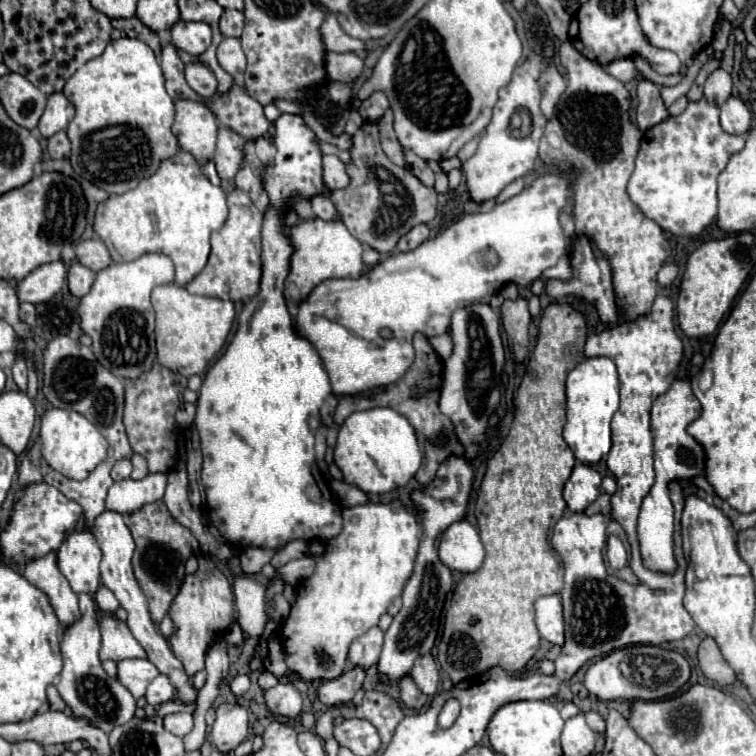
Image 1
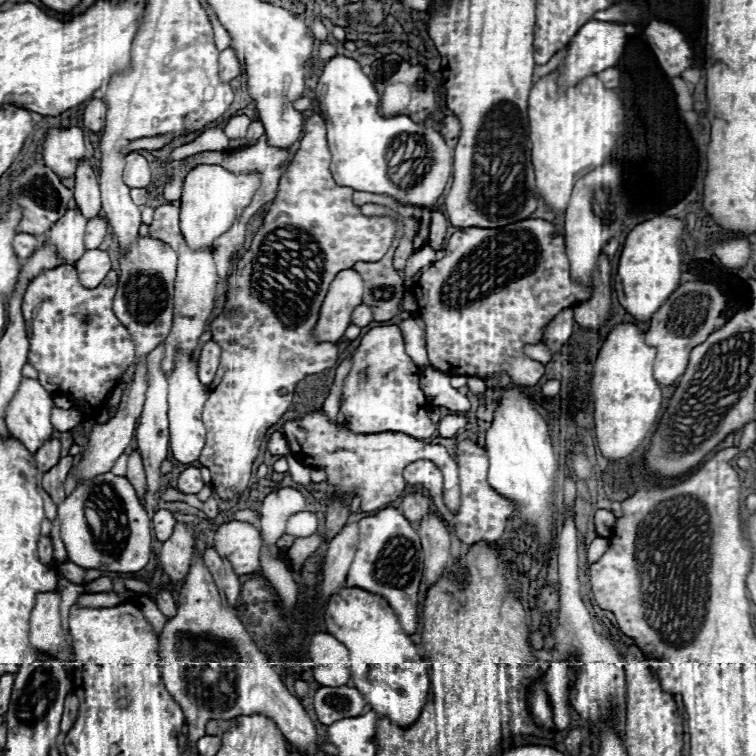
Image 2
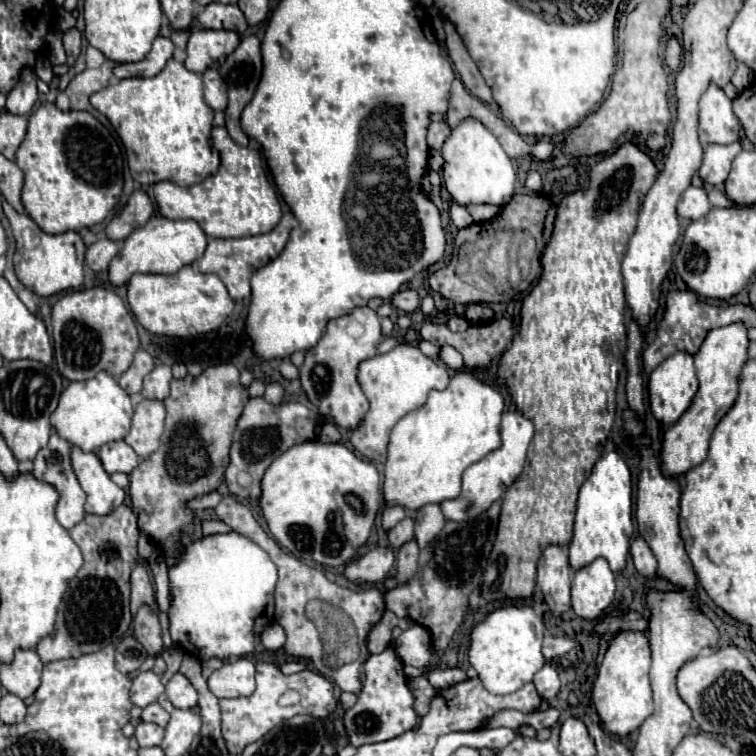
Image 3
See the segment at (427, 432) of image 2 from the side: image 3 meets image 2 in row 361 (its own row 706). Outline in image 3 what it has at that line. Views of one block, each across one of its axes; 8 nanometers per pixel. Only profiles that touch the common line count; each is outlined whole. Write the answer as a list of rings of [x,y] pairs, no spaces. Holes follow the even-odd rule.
[[[388,646],[384,652],[372,654],[364,664],[364,672],[366,682],[362,686],[358,702],[344,714],[344,726],[350,736],[350,742],[354,746],[362,746],[368,742],[384,742],[404,734],[406,730],[412,730],[418,724],[418,716],[412,710],[414,698],[408,690],[406,674],[394,648]]]

